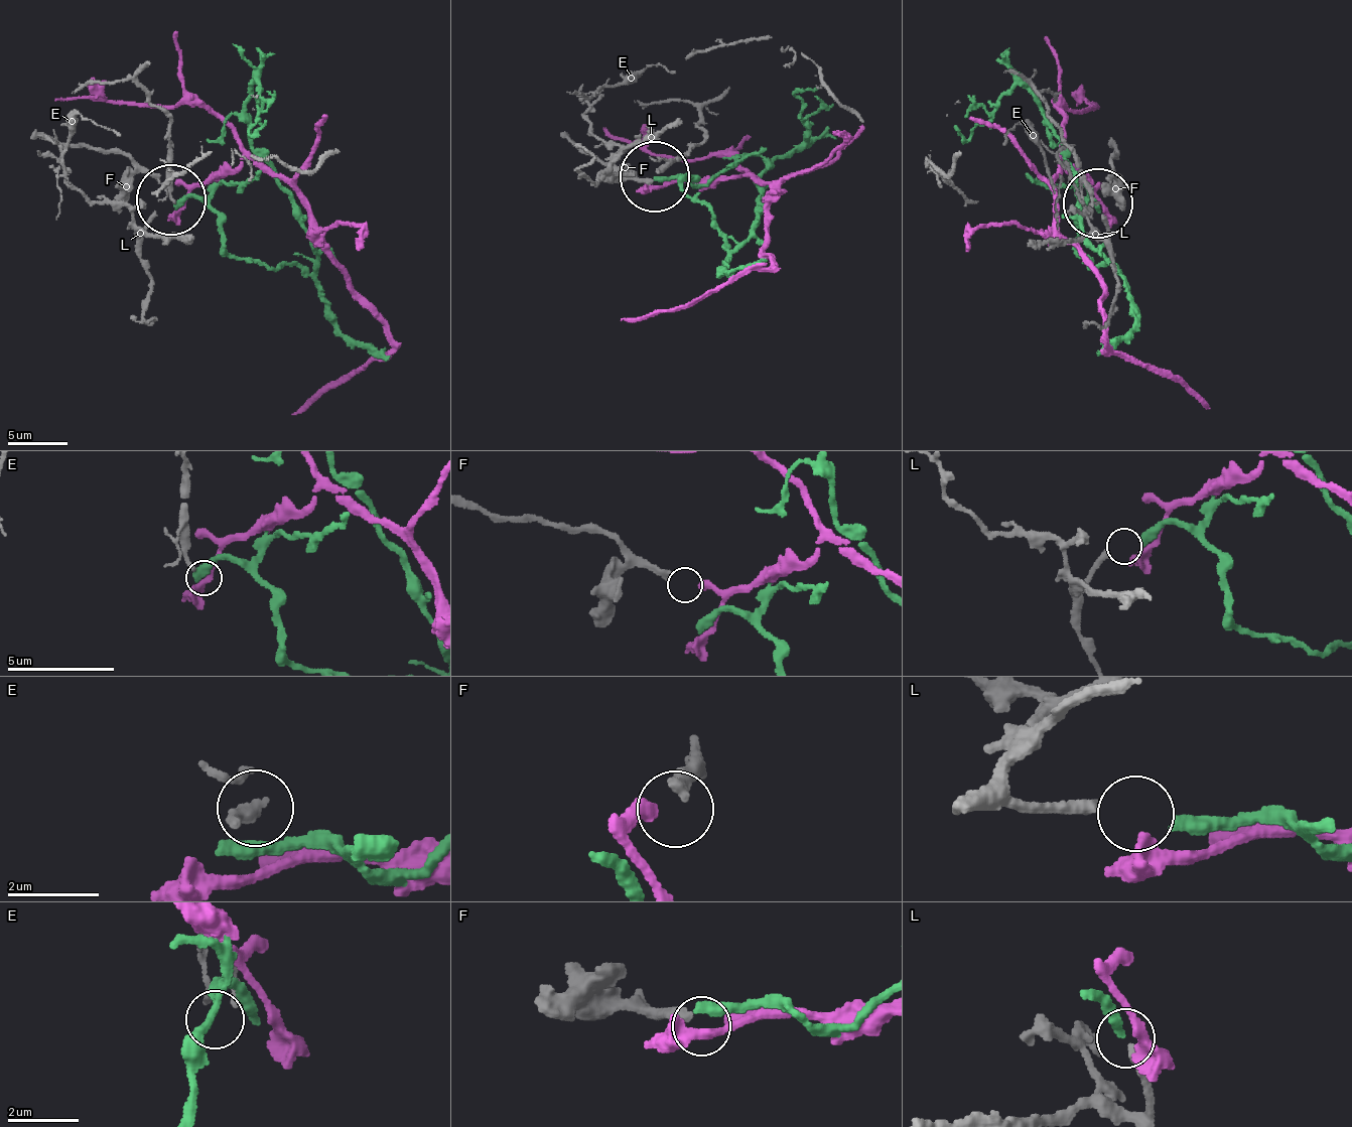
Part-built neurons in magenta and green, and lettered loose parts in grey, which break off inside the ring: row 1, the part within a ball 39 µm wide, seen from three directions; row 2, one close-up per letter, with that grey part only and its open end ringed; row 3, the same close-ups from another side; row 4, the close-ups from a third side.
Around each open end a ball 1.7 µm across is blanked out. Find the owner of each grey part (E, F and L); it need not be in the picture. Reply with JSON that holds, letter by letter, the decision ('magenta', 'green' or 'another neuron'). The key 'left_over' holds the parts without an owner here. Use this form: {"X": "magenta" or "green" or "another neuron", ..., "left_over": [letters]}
{"E": "another neuron", "F": "magenta", "L": "green", "left_over": ["E"]}

